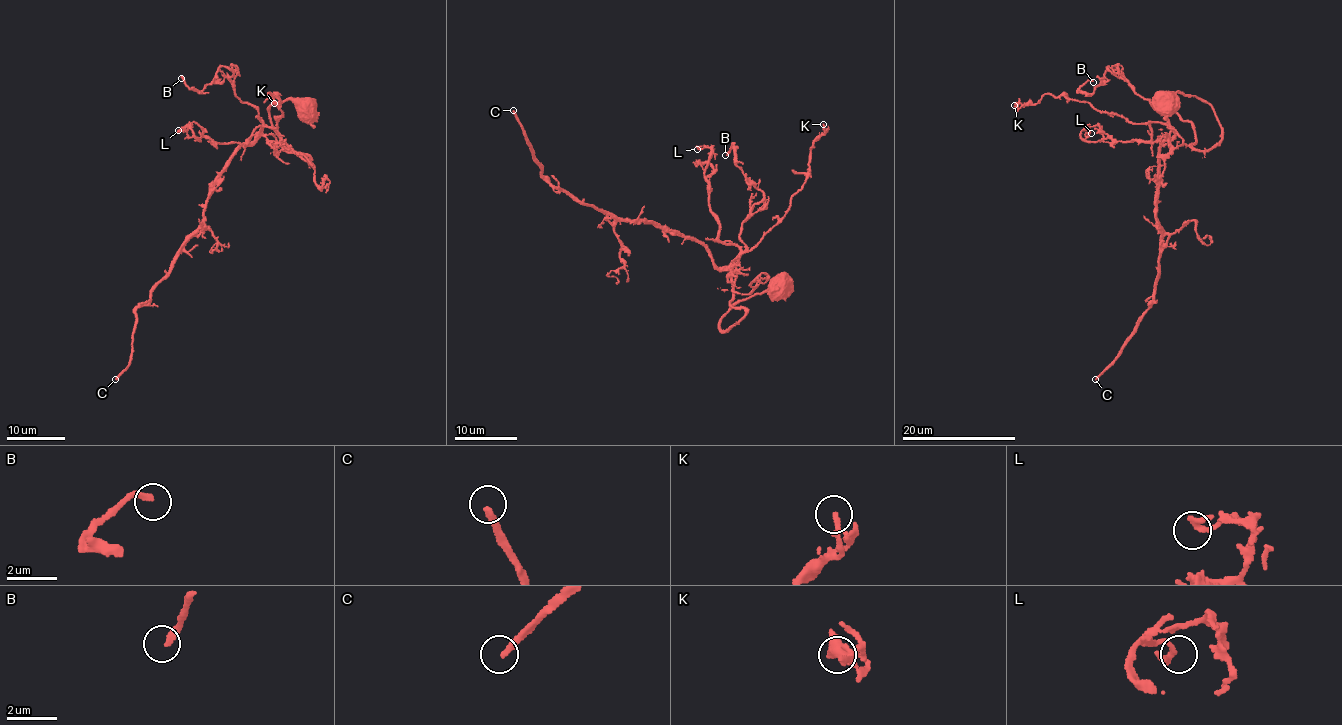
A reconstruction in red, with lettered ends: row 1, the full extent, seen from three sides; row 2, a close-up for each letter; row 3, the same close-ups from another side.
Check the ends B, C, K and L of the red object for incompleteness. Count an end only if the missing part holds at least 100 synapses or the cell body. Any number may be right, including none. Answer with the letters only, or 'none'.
C

